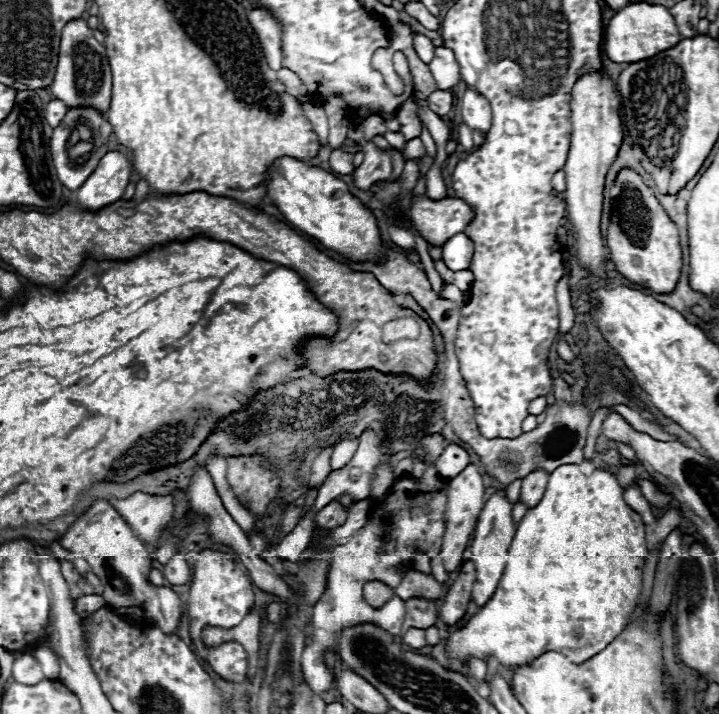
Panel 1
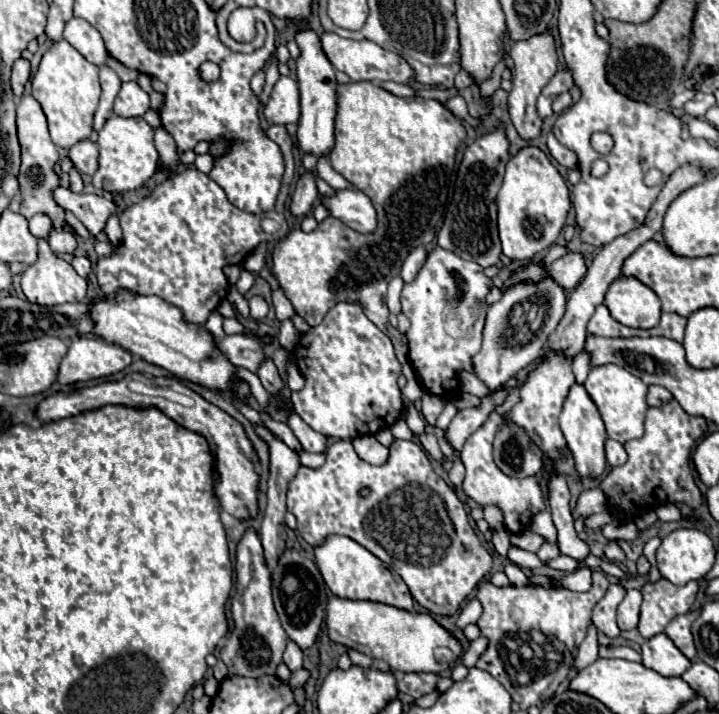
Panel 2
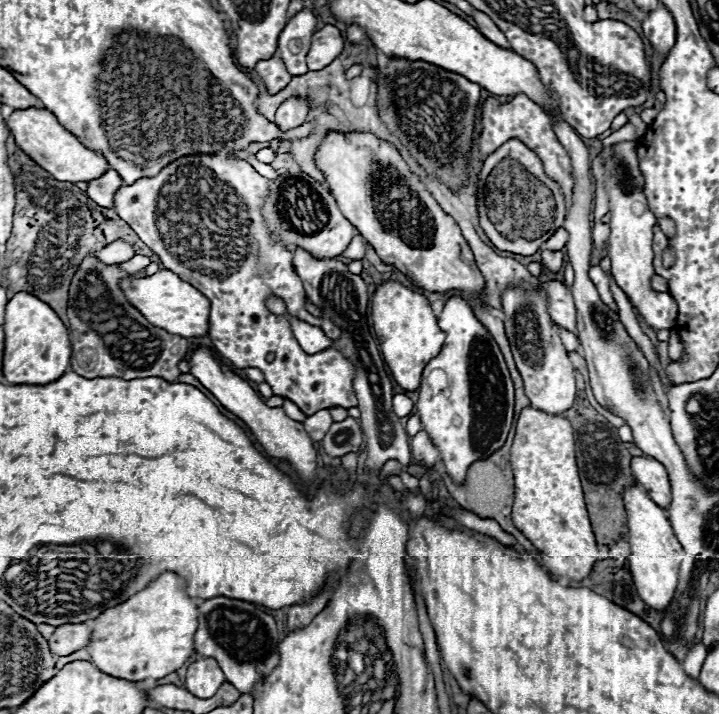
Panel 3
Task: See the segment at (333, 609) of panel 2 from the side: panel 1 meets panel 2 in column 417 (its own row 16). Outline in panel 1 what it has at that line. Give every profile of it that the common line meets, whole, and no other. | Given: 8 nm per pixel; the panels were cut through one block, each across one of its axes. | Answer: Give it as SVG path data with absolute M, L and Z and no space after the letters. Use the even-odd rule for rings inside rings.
M632 2L618 10L606 28L606 54L612 62L640 62L646 58L652 58L654 54L668 50L680 42L680 32L676 28L676 22L666 6L648 4L648 2Z

